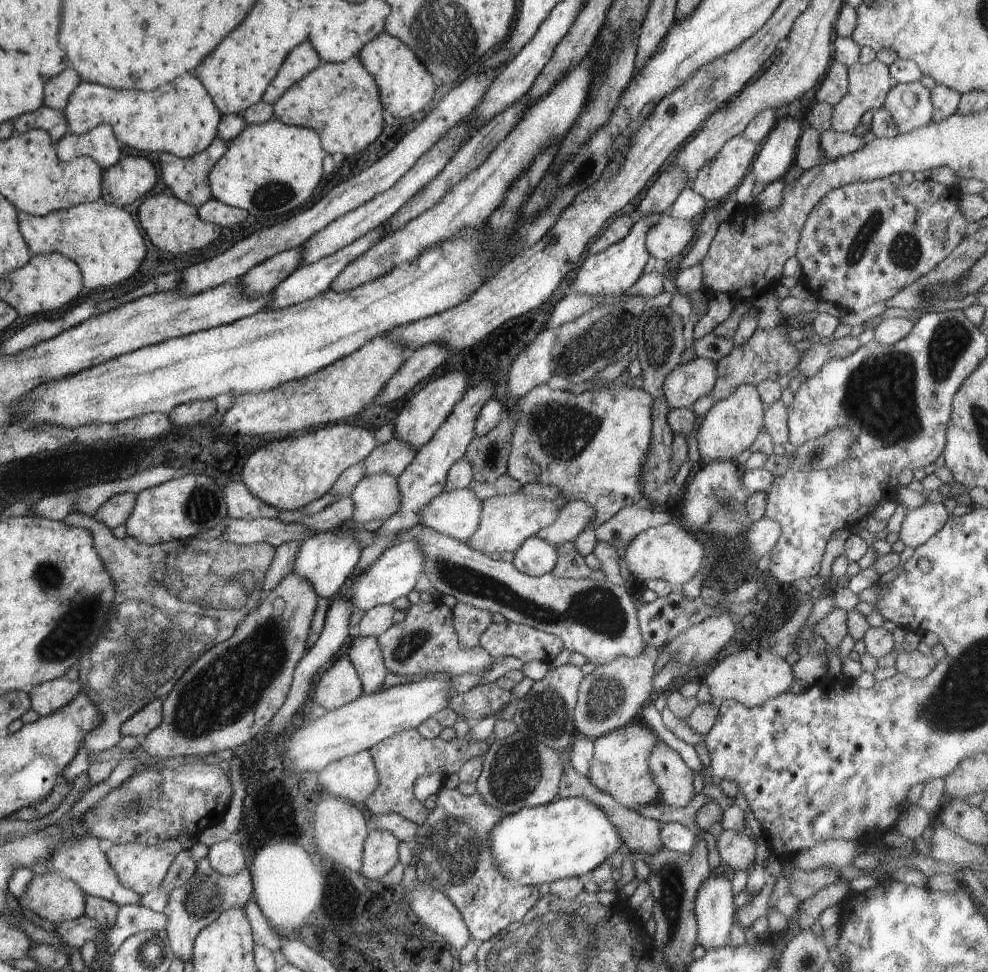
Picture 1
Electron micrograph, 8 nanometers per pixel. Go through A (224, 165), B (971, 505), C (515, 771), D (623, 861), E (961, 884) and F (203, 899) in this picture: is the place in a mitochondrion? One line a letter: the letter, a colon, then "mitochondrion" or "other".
A: other
B: other
C: mitochondrion
D: other
E: other
F: mitochondrion

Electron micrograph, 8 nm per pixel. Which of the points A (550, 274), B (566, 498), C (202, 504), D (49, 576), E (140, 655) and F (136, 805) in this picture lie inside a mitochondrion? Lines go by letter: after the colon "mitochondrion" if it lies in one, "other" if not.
A: other
B: other
C: mitochondrion
D: mitochondrion
E: mitochondrion
F: mitochondrion

